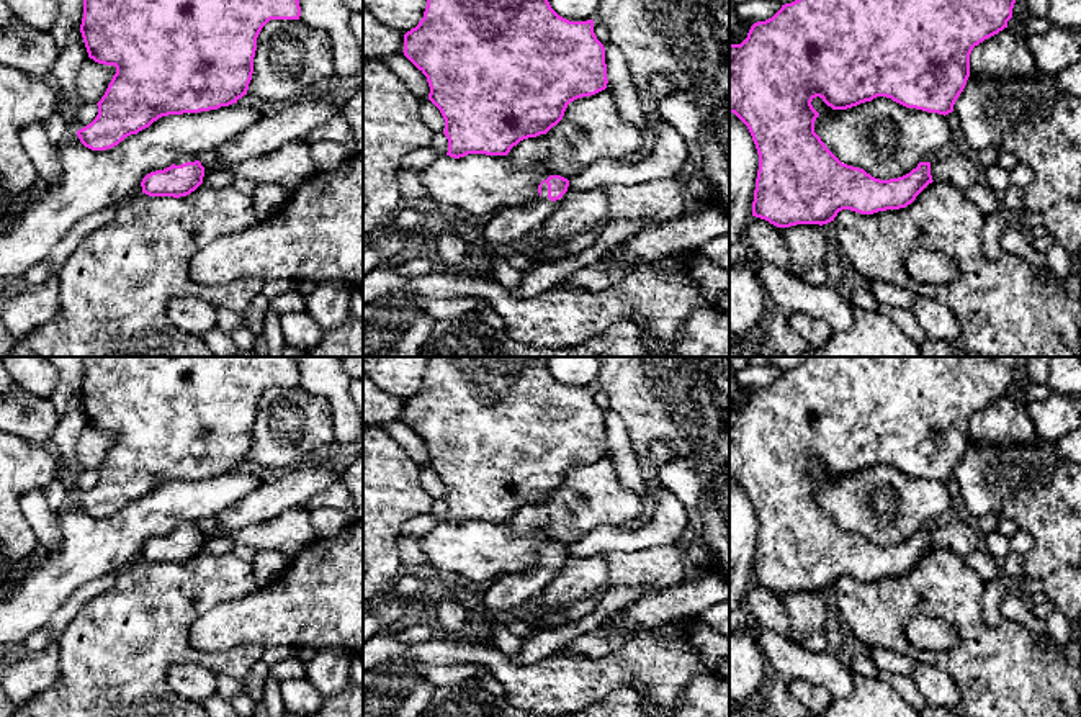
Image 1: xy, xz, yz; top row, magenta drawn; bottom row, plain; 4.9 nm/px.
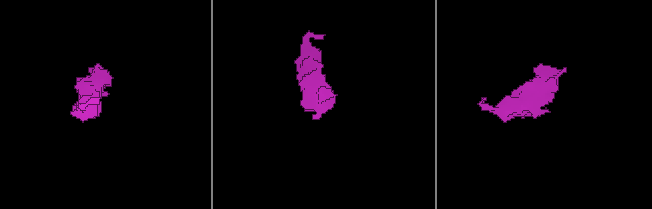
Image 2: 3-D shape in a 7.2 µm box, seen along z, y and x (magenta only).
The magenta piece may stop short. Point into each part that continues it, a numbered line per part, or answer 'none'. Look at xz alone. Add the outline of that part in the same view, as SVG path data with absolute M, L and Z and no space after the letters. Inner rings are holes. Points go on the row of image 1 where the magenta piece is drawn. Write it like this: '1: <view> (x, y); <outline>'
1: xz (502, 228); M546 182L541 185L541 196L533 205L505 208L481 224L486 268L478 273L484 280L492 280L492 264L497 257L509 255L509 246L533 231L554 213L563 198L551 201L548 198Z

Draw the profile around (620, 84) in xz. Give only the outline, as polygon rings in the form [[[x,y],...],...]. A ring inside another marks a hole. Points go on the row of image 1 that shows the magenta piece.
[[[612,41],[605,46],[605,64],[607,64],[607,88],[612,92],[620,116],[631,126],[644,131],[646,118],[643,115],[636,87],[631,80],[628,62],[621,49]]]

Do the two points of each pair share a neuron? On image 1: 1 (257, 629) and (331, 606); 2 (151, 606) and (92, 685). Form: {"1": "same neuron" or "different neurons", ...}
{"1": "same neuron", "2": "same neuron"}

